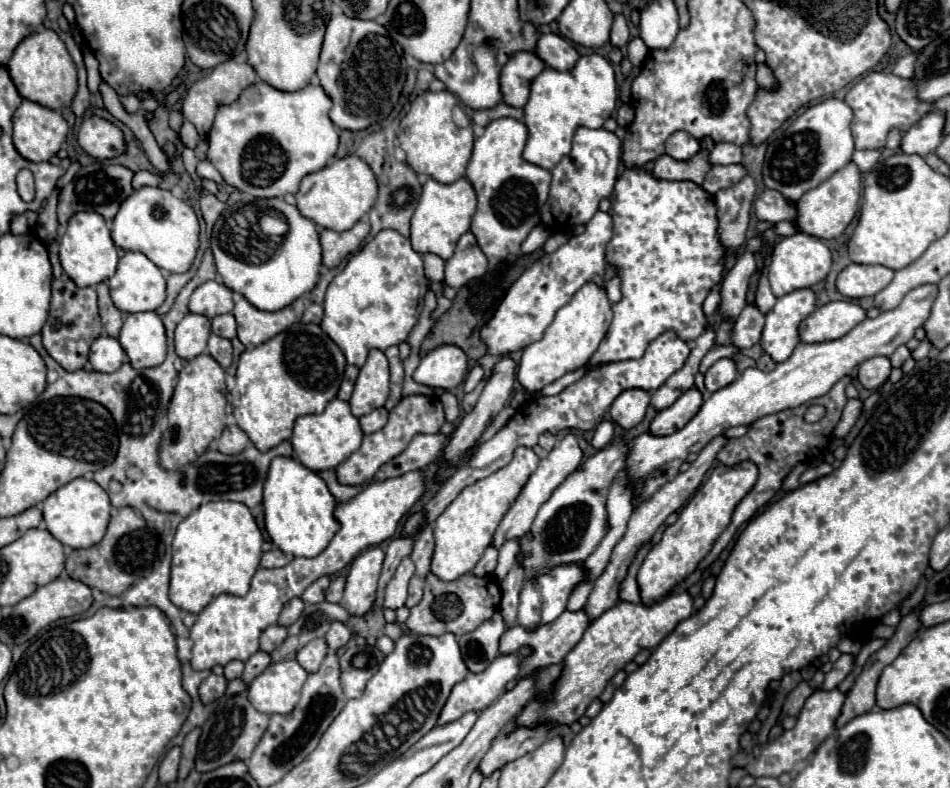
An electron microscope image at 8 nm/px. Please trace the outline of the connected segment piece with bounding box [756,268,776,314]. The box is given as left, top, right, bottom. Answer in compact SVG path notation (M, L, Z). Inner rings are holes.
M764 268L764 274L760 278L760 286L758 286L758 292L756 292L756 306L766 314L772 310L776 298L772 294L772 290L768 288L768 282L766 282L766 268Z

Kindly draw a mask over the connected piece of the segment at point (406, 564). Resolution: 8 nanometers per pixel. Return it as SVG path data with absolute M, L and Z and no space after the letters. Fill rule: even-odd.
M404 558L392 576L392 580L386 586L386 598L384 598L384 608L398 610L406 604L406 592L408 592L408 582L414 576L414 564L410 558Z

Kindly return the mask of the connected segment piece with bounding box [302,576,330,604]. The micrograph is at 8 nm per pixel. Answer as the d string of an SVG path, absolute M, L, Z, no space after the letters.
M322 576L322 578L318 578L316 582L312 582L308 588L306 588L306 592L302 594L302 600L304 602L322 602L324 600L324 590L328 588L328 584L330 584L330 576Z

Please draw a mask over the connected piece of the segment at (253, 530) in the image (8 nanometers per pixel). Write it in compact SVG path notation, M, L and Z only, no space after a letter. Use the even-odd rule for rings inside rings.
M208 502L178 524L172 542L170 600L184 612L200 614L216 596L244 596L260 566L262 534L244 504Z

